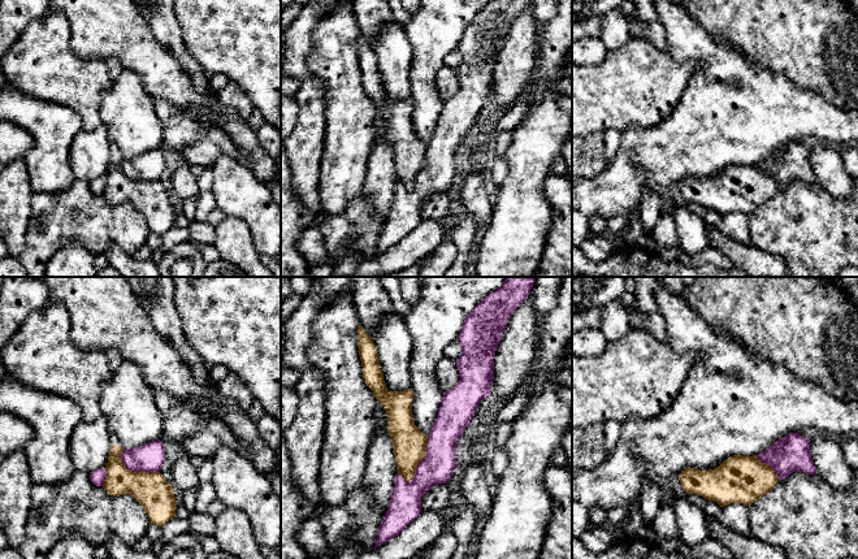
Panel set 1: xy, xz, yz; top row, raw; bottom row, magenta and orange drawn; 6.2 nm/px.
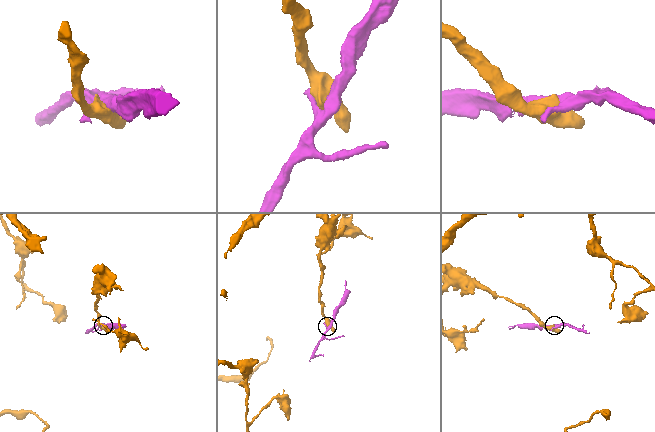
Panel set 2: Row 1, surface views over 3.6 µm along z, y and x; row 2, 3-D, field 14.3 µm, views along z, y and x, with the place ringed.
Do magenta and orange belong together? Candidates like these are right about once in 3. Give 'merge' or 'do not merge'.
do not merge

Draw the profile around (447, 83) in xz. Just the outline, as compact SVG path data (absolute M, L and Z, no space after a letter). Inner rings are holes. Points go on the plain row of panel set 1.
M443 65L436 75L436 88L442 101L451 99L460 88L456 70Z

